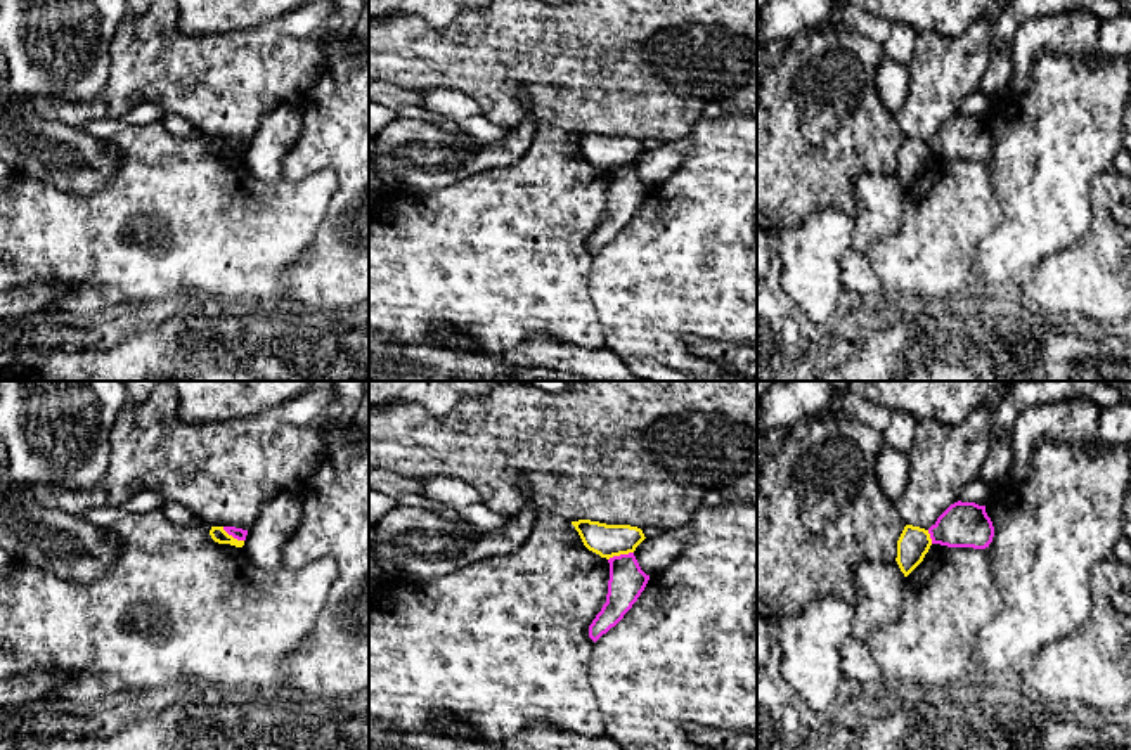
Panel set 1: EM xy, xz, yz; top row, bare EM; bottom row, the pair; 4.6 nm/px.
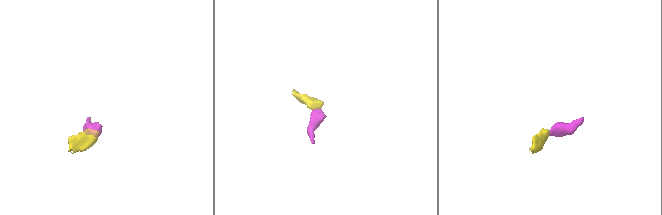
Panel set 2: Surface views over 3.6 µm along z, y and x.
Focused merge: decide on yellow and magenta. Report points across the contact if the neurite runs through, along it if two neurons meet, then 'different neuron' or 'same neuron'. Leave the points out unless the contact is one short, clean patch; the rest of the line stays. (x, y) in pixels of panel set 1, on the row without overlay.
border xz (633, 163), (613, 167), (608, 172); different neuron

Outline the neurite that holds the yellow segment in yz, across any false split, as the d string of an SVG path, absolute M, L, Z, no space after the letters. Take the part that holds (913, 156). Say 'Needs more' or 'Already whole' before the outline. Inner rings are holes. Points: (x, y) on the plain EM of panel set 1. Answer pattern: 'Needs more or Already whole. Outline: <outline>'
Already whole. Outline: M906 137L897 152L897 177L908 189L925 170L932 158L928 142Z

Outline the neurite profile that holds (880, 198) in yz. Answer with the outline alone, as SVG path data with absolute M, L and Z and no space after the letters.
M863 173L856 177L854 197L852 248L866 253L871 244L895 234L902 225L906 189L897 173Z

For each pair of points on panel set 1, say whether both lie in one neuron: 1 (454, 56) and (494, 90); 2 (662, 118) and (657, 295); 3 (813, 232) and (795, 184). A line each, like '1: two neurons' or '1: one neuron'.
1: one neuron
2: two neurons
3: two neurons

